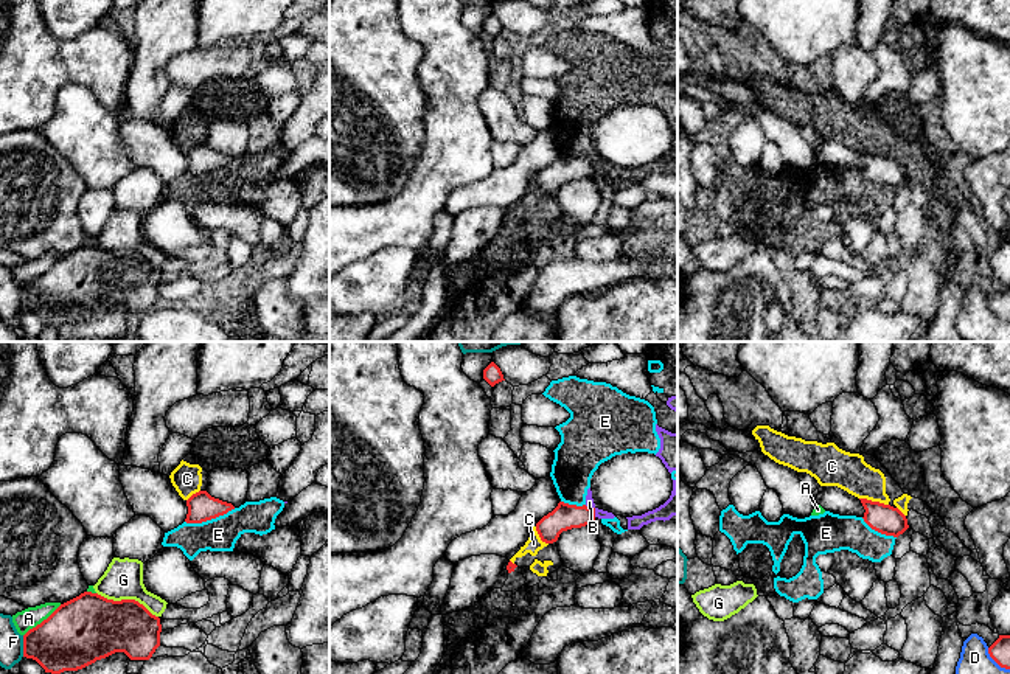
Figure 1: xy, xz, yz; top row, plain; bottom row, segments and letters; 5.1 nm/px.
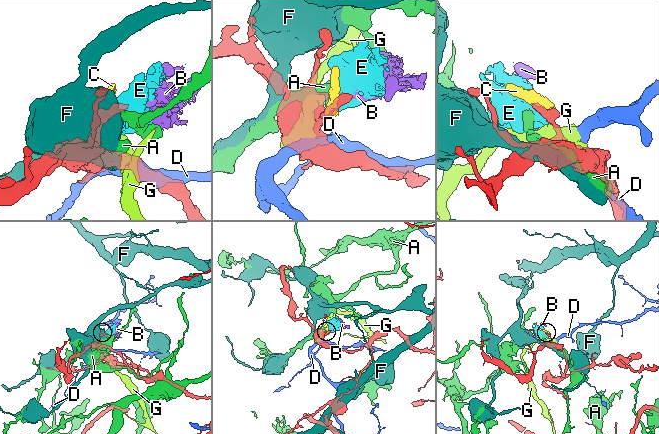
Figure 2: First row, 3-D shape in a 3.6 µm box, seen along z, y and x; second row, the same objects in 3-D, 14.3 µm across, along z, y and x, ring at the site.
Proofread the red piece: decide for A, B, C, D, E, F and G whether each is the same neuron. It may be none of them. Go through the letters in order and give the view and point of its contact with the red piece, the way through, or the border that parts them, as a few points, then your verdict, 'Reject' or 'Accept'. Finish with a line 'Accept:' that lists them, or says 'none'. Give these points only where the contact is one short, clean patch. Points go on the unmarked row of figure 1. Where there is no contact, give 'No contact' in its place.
A: Touches red at xy (44, 272). Reject
B: Touches red at xz (592, 160). Boundary: xz (585, 157), (591, 159), (595, 168). Reject
C: Touches red at yz (874, 154). Boundary: yz (860, 149), (888, 157). Reject
D: Touches red at yz (996, 314). Reject
E: Touches red at xy (210, 171). Reject
F: Touches red at xy (24, 298). Reject
G: Touches red at xy (128, 252). Reject
Accept: none

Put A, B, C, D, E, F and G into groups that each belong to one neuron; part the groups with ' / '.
A / B E / C / D / F / G

